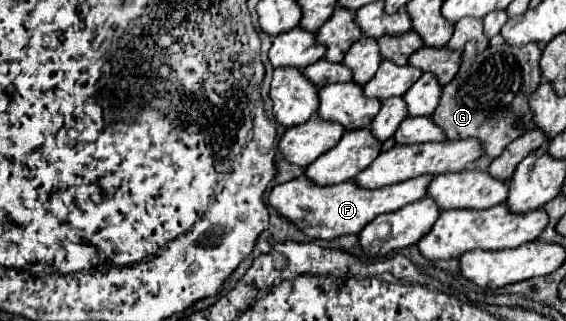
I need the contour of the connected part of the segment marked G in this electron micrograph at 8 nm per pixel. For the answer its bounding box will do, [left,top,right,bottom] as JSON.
[432,42,540,158]

